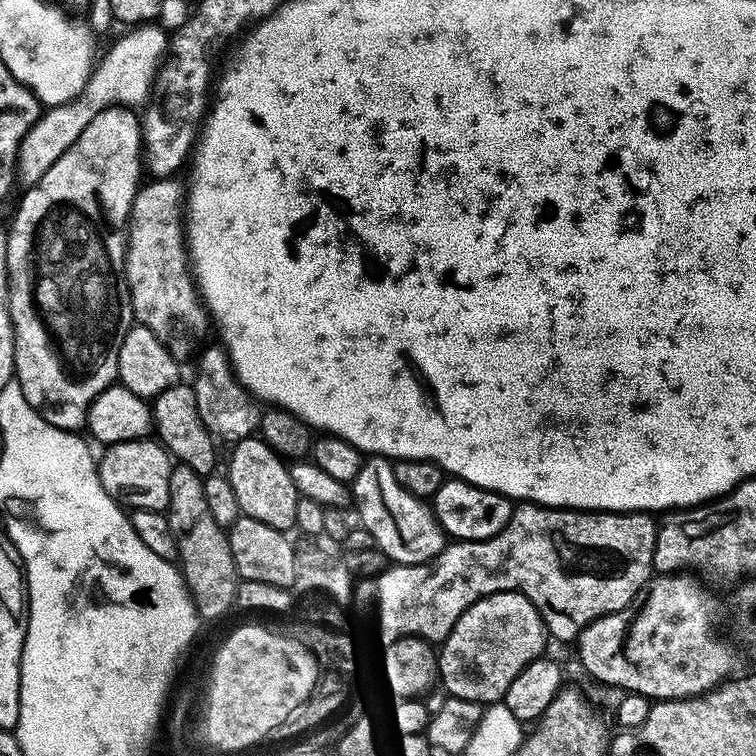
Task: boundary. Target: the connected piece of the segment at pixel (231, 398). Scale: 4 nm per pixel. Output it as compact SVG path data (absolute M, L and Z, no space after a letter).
M216 345L207 348L201 351L197 359L198 372L192 382L203 424L214 436L228 436L230 440L253 435L259 429L261 407L235 376L231 360L223 347Z

